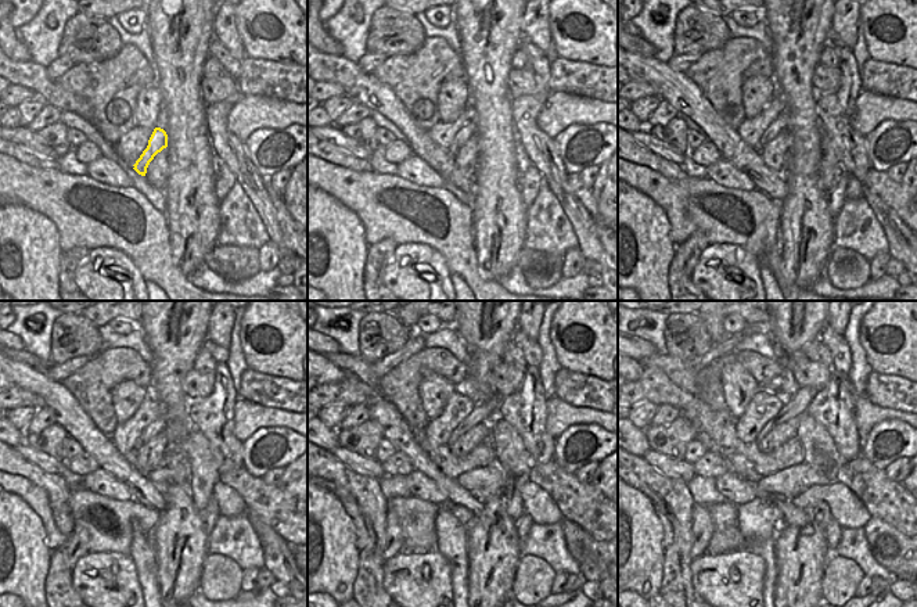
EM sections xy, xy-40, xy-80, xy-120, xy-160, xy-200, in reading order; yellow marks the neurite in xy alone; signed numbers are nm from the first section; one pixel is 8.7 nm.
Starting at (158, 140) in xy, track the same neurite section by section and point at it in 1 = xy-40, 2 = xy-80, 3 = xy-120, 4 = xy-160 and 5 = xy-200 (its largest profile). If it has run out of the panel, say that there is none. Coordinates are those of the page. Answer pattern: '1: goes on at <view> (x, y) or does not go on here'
1: goes on at xy-40 (468, 129)
2: goes on at xy-80 (780, 124)
3: goes on at xy-120 (159, 424)
4: goes on at xy-160 (488, 409)
5: goes on at xy-200 (797, 405)

